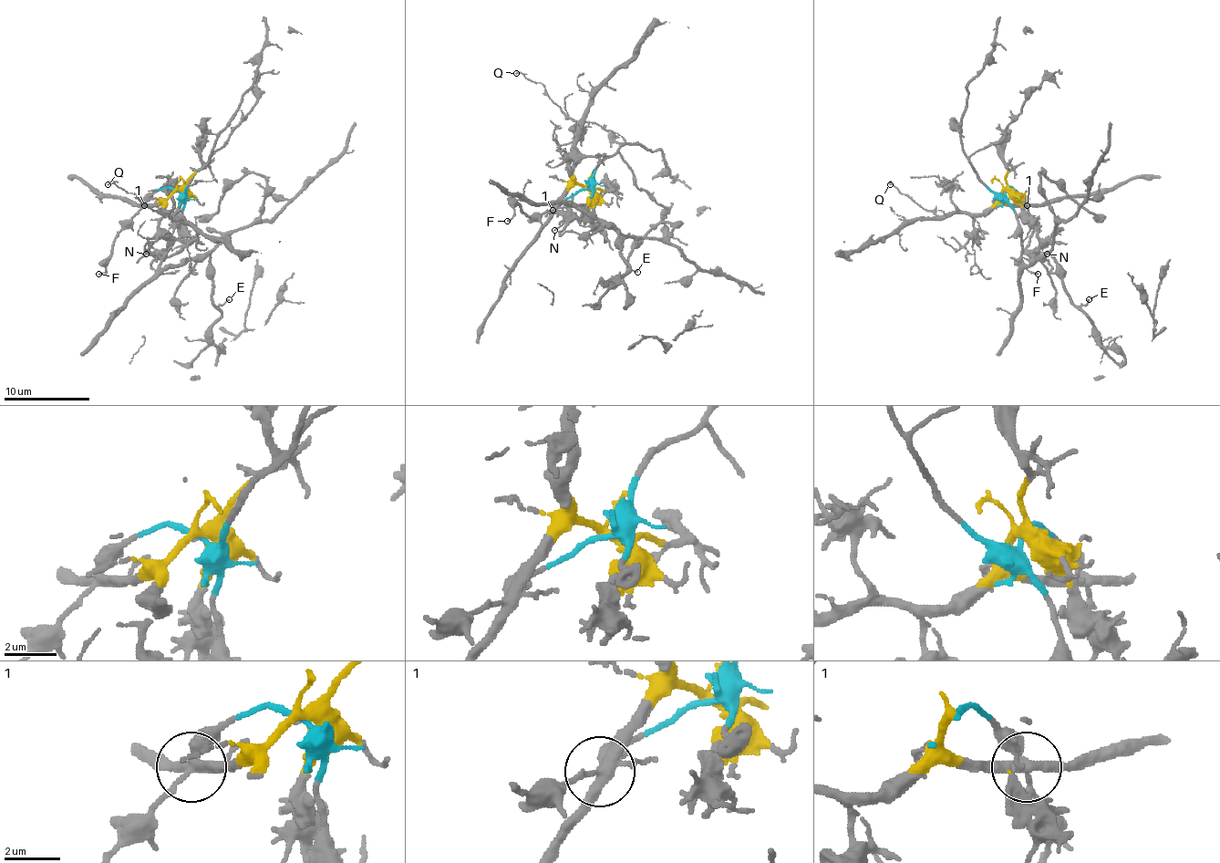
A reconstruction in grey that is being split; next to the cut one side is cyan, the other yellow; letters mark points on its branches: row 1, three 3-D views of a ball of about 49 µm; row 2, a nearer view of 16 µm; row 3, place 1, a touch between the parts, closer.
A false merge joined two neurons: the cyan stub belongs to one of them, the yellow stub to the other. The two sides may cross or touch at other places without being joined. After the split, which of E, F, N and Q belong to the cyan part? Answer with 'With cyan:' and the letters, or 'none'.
With cyan: E, F

